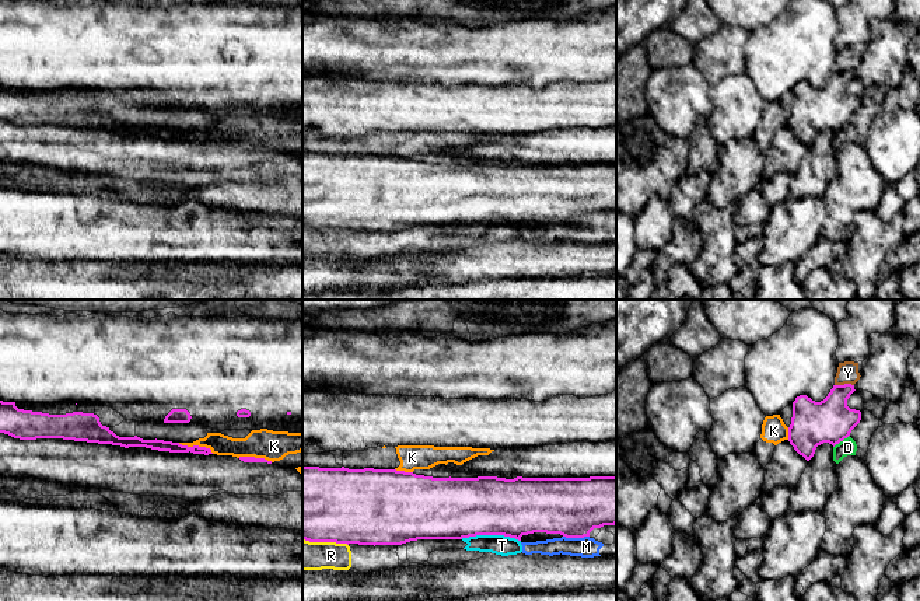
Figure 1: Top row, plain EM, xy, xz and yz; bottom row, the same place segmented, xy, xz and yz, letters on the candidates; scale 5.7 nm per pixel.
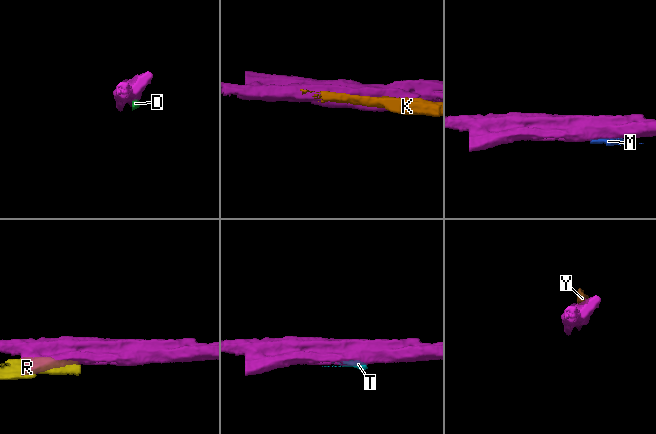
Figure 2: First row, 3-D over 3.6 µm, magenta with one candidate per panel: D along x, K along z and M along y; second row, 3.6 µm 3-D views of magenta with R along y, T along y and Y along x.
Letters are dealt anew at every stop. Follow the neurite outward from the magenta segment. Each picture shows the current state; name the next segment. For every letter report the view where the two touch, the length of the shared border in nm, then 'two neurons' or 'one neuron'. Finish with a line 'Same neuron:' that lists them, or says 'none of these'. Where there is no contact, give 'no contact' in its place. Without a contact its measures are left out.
D: meets magenta in yz; contact 120 nm long; two neurons
K: meets magenta in xy; contact 220 nm long; two neurons
M: meets magenta in xz; contact 150 nm long; two neurons
R: meets magenta in xz; contact 260 nm long; two neurons
T: meets magenta in xz; contact 340 nm long; two neurons
Y: meets magenta in yz; contact 110 nm long; two neurons
Same neuron: none of these

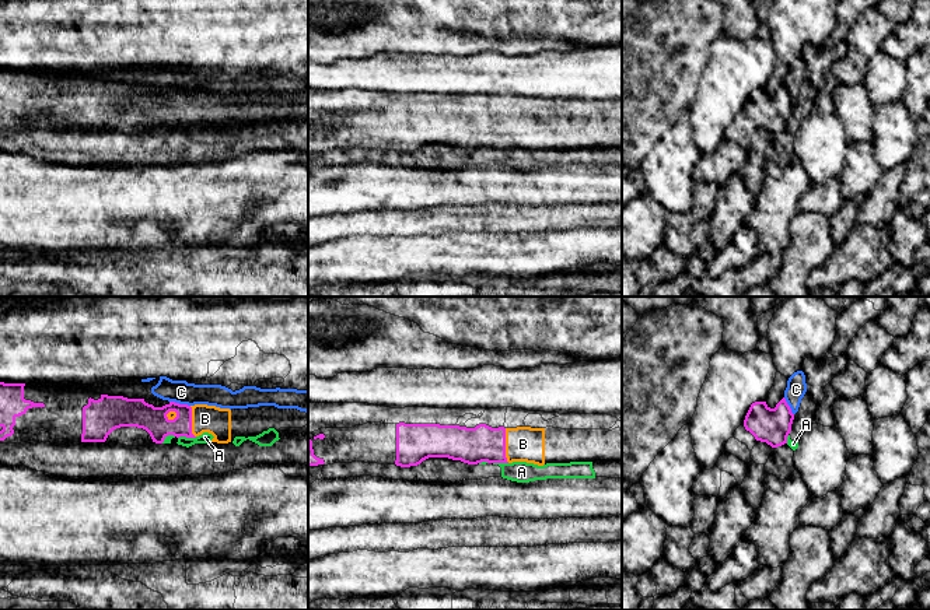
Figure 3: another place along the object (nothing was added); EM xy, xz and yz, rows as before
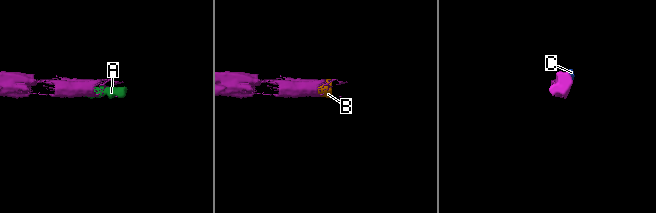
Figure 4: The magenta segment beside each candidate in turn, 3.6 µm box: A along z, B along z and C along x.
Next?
A: meets magenta in xy; contact 110 nm long; two neurons
B: meets magenta in xz; contact 200 nm long; one neuron
C: meets magenta in xy; contact 120 nm long; two neurons
Same neuron: B

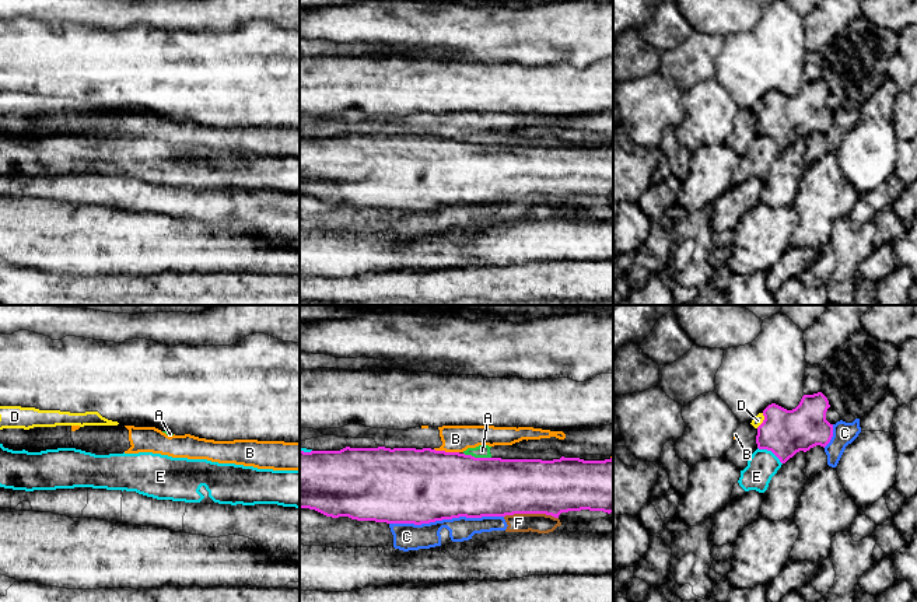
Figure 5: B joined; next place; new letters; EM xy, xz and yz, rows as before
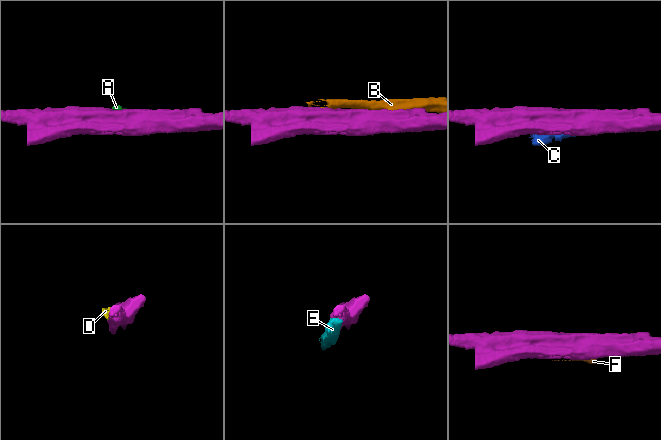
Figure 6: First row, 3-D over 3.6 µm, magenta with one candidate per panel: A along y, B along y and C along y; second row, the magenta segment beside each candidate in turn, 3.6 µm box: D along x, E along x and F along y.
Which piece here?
A: meets magenta in xz; contact 160 nm long; two neurons
B: meets magenta in xz; contact 150 nm long; two neurons
C: meets magenta in xz; contact 650 nm long; two neurons
D: meets magenta in yz; contact 100 nm long; two neurons
E: meets magenta in yz; contact 170 nm long; two neurons
F: meets magenta in xz; contact 320 nm long; two neurons
Same neuron: none of these

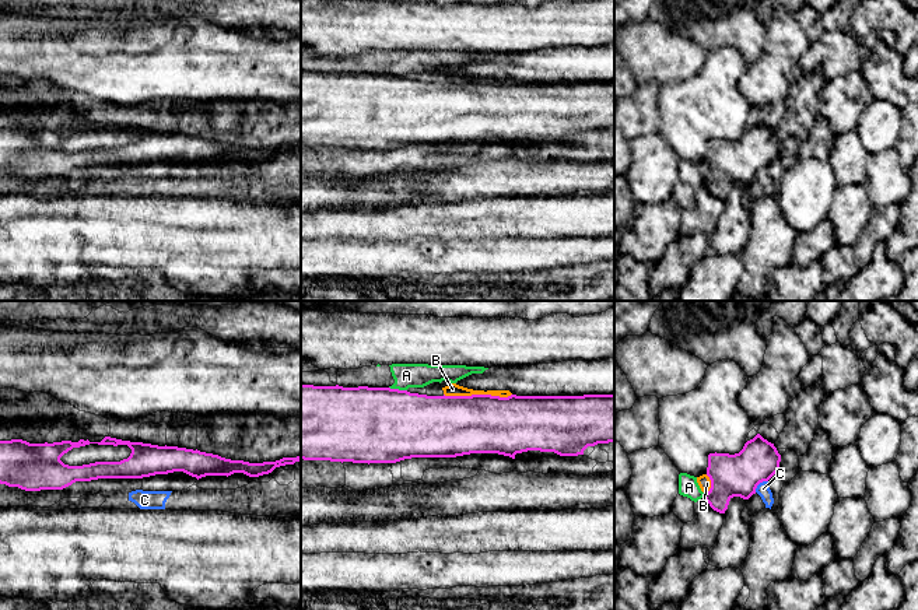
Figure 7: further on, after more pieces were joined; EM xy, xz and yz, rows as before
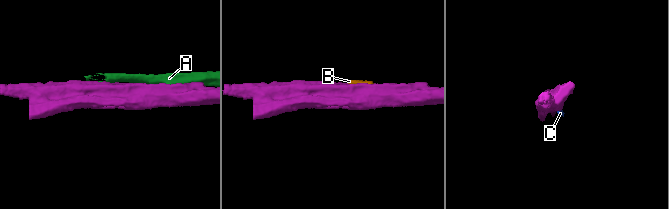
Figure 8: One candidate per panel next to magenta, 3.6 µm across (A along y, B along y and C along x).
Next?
A: meets magenta in xz; contact 110 nm long; two neurons
B: meets magenta in xz; contact 400 nm long; two neurons
C: meets magenta in yz; contact 100 nm long; two neurons
Same neuron: none of these

